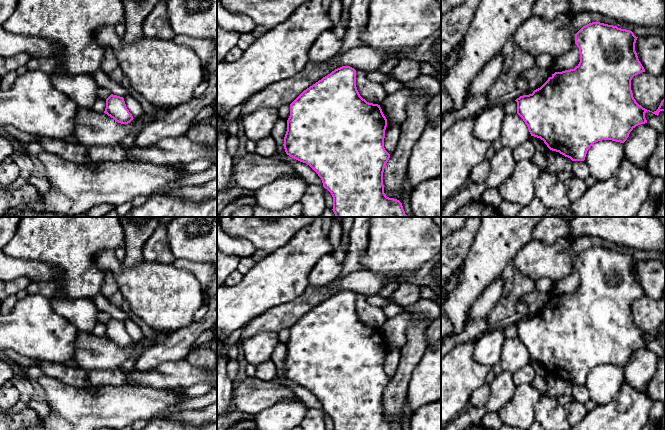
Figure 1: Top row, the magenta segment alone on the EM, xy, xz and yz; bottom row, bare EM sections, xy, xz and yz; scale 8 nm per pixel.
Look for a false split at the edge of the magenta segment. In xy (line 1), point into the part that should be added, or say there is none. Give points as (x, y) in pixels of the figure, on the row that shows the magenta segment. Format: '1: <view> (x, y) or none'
1: none

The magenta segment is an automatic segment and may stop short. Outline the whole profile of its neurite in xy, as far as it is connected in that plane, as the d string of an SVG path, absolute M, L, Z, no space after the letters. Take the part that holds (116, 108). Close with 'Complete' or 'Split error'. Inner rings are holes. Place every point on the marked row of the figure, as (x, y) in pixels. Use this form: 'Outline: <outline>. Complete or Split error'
Outline: M113 94L106 99L104 113L121 124L128 124L134 119L126 107L124 98Z. Complete

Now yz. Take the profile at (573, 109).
Outline: M592 22L585 26L583 26L576 34L575 34L575 44L579 48L580 54L580 62L574 68L570 70L565 70L562 72L555 72L551 77L538 89L534 90L532 94L523 95L517 98L515 101L517 102L517 114L523 119L525 124L528 127L528 130L531 136L540 138L544 141L547 147L552 150L559 152L565 157L570 158L572 161L584 161L588 149L596 142L602 140L612 140L620 143L624 143L629 137L630 132L638 125L647 123L645 118L645 113L647 111L652 112L643 108L639 105L633 97L633 93L631 90L631 80L634 76L645 72L644 67L638 59L637 53L635 51L635 43L638 37L634 35L634 33L630 30L621 29L617 26L608 25L600 22Z. Complete

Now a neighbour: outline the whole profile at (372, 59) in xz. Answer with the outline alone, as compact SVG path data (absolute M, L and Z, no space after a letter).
M360 46L336 55L324 62L309 62L303 70L293 77L279 81L262 92L256 93L244 102L239 121L255 110L291 104L304 90L342 66L355 70L376 71L387 60L386 54L379 49Z

